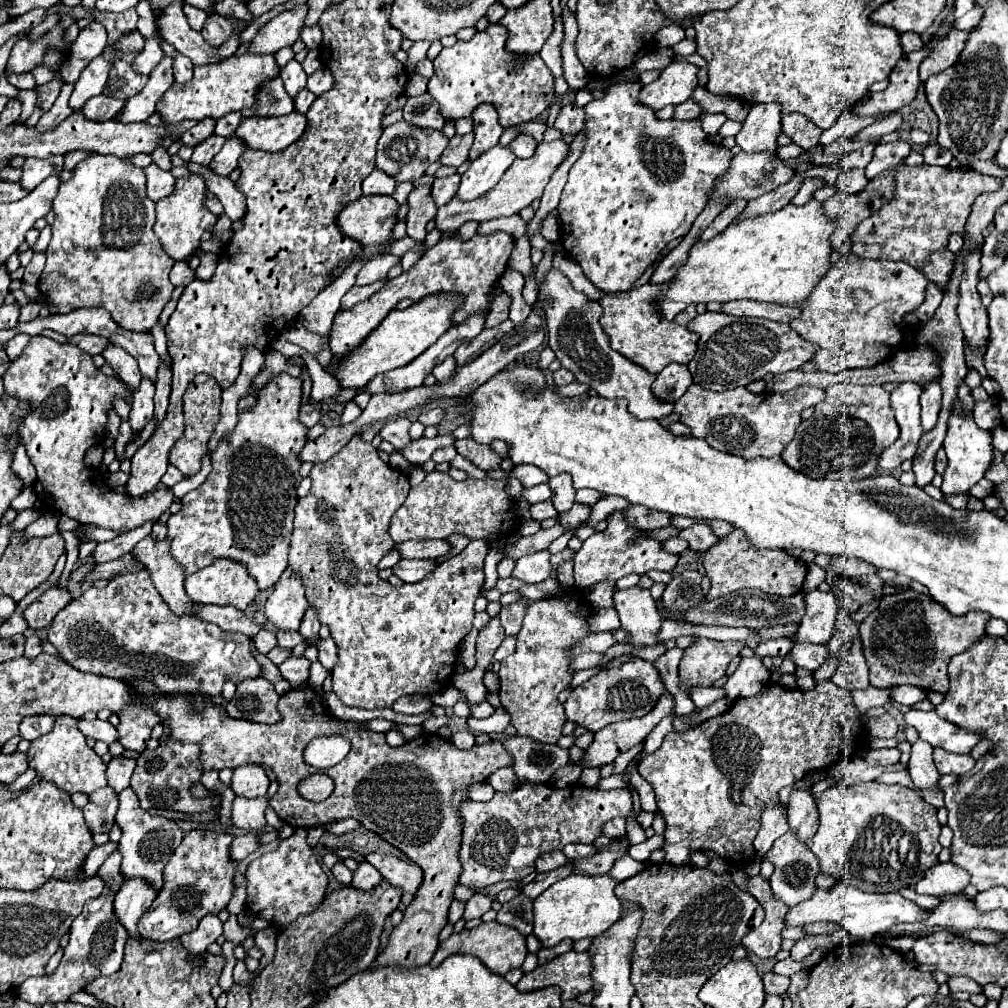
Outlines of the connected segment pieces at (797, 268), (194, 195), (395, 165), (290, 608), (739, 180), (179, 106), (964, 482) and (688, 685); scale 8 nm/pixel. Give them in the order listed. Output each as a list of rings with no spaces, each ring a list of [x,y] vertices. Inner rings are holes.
[[[812,199],[798,207],[788,203],[776,213],[732,223],[712,241],[698,241],[684,267],[674,275],[674,283],[658,299],[664,317],[672,319],[692,303],[732,299],[754,299],[782,305],[802,307],[812,289],[832,267],[830,235],[836,231],[838,219],[832,221],[820,201]]]
[[[188,173],[186,177],[176,179],[174,191],[156,201],[156,223],[154,223],[154,233],[162,243],[162,249],[174,259],[186,259],[190,257],[190,253],[198,247],[198,241],[202,237],[204,231],[212,231],[212,227],[216,225],[218,217],[214,217],[214,213],[210,213],[206,209],[206,205],[202,203],[202,191],[206,189],[206,179],[200,173]]]
[[[398,121],[384,129],[380,141],[378,141],[378,153],[376,153],[376,169],[388,173],[396,181],[416,181],[424,175],[426,167],[440,159],[442,151],[448,147],[450,139],[444,137],[442,131],[434,129],[420,129],[414,125],[408,125],[406,121]]]
[[[286,569],[266,601],[266,617],[280,631],[298,631],[306,609],[308,601],[302,581],[296,573]]]
[[[740,151],[738,155],[732,157],[728,173],[724,173],[724,177],[720,177],[720,181],[716,181],[716,185],[712,187],[710,201],[712,201],[712,197],[732,197],[732,201],[756,199],[756,197],[770,193],[772,189],[788,183],[792,179],[792,175],[794,175],[794,169],[788,169],[788,165],[784,165],[784,161],[780,157],[772,157],[772,151],[764,151],[764,153]]]
[[[244,53],[240,57],[230,57],[214,65],[202,65],[194,69],[194,77],[186,85],[174,83],[158,101],[156,111],[162,115],[164,123],[178,123],[184,119],[204,119],[204,117],[224,117],[232,111],[242,111],[244,107],[256,105],[256,93],[264,81],[270,81],[280,73],[274,55],[250,55]]]
[[[960,401],[954,405],[954,411],[952,411],[952,417],[948,419],[948,435],[944,439],[944,451],[948,455],[948,467],[944,471],[944,483],[940,487],[942,495],[944,497],[950,497],[950,495],[966,495],[968,489],[972,485],[976,485],[986,469],[990,467],[992,463],[992,437],[988,431],[980,429],[972,415],[962,415],[960,411]]]
[[[694,637],[694,643],[684,649],[684,657],[680,661],[680,689],[690,693],[694,687],[708,687],[720,677],[726,675],[730,661],[740,655],[744,649],[744,641],[714,641],[704,637]]]

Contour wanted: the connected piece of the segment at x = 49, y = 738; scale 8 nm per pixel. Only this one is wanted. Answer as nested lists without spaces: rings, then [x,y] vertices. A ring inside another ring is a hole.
[[[56,717],[54,729],[36,741],[32,741],[28,749],[28,763],[30,767],[36,769],[36,773],[44,781],[54,781],[60,789],[68,793],[82,791],[86,795],[94,793],[96,789],[102,789],[106,785],[106,775],[104,775],[104,763],[102,759],[86,745],[86,737],[78,729],[78,719],[74,717]]]

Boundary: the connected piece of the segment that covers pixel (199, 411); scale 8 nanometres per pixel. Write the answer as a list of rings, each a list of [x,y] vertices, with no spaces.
[[[198,373],[194,377],[194,381],[188,385],[186,393],[184,393],[184,423],[186,423],[186,431],[180,437],[180,441],[172,447],[170,451],[170,463],[176,465],[184,477],[192,477],[200,471],[200,461],[204,455],[208,455],[208,441],[214,433],[216,423],[220,421],[220,405],[222,405],[222,389],[216,381],[212,381],[212,377],[208,377],[206,373]]]

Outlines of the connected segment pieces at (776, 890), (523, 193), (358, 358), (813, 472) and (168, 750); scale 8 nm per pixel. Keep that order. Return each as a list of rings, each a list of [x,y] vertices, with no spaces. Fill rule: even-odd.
[[[784,833],[782,837],[778,837],[778,841],[774,841],[774,845],[768,849],[768,853],[764,855],[770,863],[774,863],[776,871],[770,877],[770,887],[772,893],[789,907],[798,905],[800,901],[806,901],[808,897],[812,897],[812,893],[816,891],[816,877],[820,873],[820,865],[814,853],[810,853],[810,849],[806,847],[806,843],[800,843],[796,839],[794,833]]]
[[[562,139],[556,141],[542,141],[536,149],[536,153],[528,159],[516,159],[510,169],[502,175],[502,179],[498,181],[498,185],[494,189],[490,189],[484,197],[478,197],[474,201],[460,201],[458,197],[454,197],[450,203],[446,203],[444,207],[438,209],[436,213],[436,225],[440,231],[456,231],[460,225],[464,225],[466,221],[490,221],[490,219],[498,219],[498,217],[510,217],[520,213],[524,207],[528,207],[534,199],[542,197],[542,191],[546,187],[546,183],[550,181],[552,173],[556,171],[556,167],[564,161],[564,157],[568,157],[568,149],[570,145],[564,143]]]
[[[432,293],[404,311],[390,311],[388,317],[378,325],[378,329],[370,333],[370,337],[356,349],[356,353],[352,351],[344,361],[340,361],[338,365],[334,363],[330,373],[336,375],[342,387],[362,387],[376,375],[410,363],[430,345],[434,345],[446,329],[452,327],[452,315],[464,301],[466,297],[460,293]]]
[[[838,383],[826,389],[826,399],[818,403],[814,415],[800,423],[794,441],[784,449],[782,459],[796,471],[814,479],[856,481],[870,477],[878,469],[878,459],[900,435],[888,393],[882,387]]]
[[[168,741],[166,745],[160,745],[158,749],[142,751],[136,759],[136,769],[130,779],[130,787],[140,799],[140,805],[144,809],[174,809],[174,811],[184,811],[184,813],[196,813],[196,811],[206,811],[214,809],[220,801],[220,797],[212,791],[212,797],[208,799],[196,799],[190,795],[190,785],[194,781],[200,781],[202,769],[200,769],[200,747],[192,743],[174,743]]]

